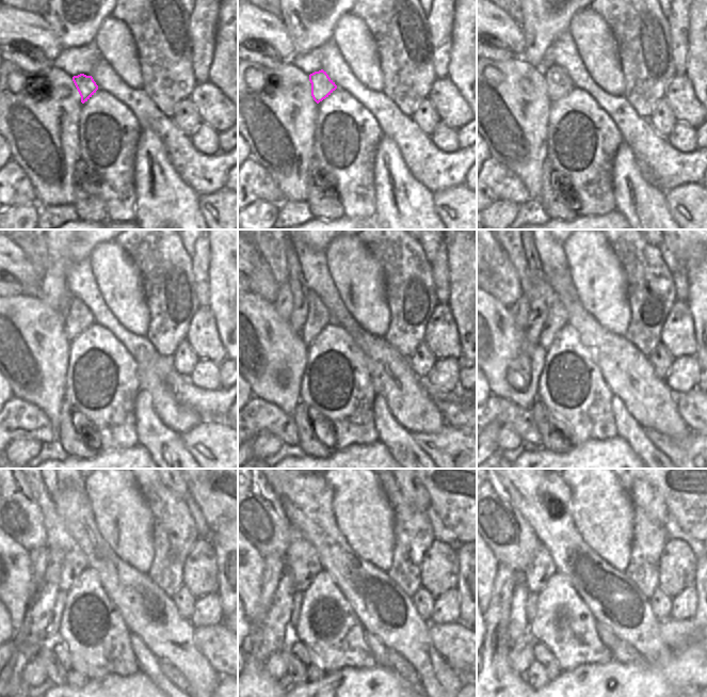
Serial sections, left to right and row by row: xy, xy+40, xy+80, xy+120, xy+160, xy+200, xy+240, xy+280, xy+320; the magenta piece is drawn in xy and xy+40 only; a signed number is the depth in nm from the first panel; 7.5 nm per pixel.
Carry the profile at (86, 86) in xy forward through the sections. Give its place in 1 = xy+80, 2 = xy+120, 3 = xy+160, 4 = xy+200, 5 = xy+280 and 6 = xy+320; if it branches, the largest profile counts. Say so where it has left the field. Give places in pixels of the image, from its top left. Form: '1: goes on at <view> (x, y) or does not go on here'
1: goes on at xy+80 (559, 83)
2: goes on at xy+120 (79, 318)
3: goes on at xy+160 (319, 317)
4: goes on at xy+200 (557, 319)
5: goes on at xy+280 (302, 558)
6: goes on at xy+320 (543, 568)

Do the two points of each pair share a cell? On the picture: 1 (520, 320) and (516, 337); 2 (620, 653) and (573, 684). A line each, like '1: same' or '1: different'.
1: different
2: different

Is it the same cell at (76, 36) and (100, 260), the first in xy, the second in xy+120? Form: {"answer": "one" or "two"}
{"answer": "two"}

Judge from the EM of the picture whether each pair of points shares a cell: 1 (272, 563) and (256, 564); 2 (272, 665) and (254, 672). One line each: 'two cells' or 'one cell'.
1: two cells
2: two cells

